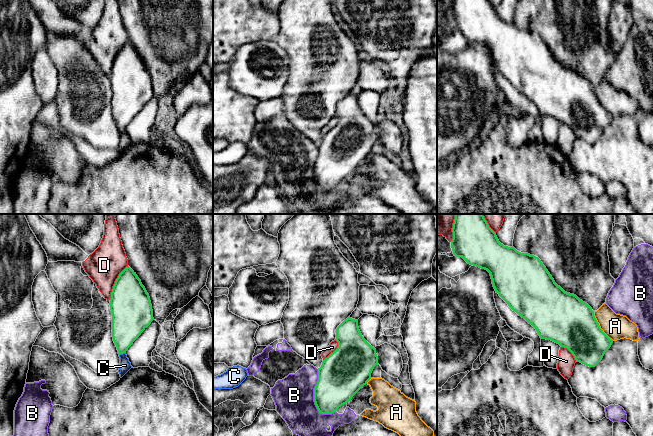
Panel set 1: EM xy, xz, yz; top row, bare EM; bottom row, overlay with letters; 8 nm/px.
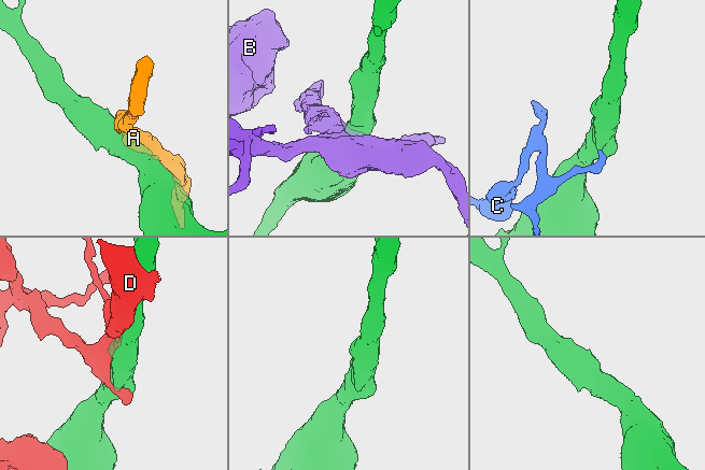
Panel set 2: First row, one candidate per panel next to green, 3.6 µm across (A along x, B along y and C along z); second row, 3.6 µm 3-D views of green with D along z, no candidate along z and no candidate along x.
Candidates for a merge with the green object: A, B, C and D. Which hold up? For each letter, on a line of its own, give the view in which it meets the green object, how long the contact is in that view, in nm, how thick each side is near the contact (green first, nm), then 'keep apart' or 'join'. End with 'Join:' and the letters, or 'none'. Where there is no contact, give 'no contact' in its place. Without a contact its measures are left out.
A: contact in yz; length 280 nm; calibres 400 and 200 nm; keep apart
B: contact in xz; length 380 nm; calibres 360 and 320 nm; keep apart
C: contact in xy; length 60 nm; calibres 260 and 90 nm; join
D: contact in xy; length 320 nm; calibres 320 and 280 nm; keep apart
Join: C

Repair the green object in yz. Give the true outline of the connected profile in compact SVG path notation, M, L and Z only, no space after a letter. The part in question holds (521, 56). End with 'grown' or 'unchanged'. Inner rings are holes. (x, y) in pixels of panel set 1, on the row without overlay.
M453 0L452 8L453 30L487 46L496 69L536 105L541 115L567 124L576 138L586 142L595 143L602 136L613 116L600 104L592 84L558 62L538 33L504 22L488 0Z | unchanged

